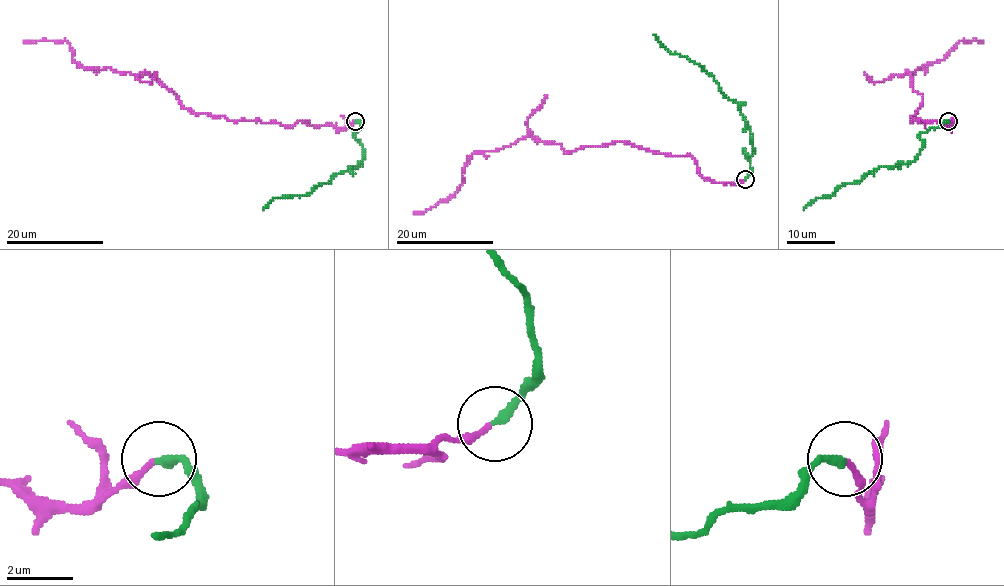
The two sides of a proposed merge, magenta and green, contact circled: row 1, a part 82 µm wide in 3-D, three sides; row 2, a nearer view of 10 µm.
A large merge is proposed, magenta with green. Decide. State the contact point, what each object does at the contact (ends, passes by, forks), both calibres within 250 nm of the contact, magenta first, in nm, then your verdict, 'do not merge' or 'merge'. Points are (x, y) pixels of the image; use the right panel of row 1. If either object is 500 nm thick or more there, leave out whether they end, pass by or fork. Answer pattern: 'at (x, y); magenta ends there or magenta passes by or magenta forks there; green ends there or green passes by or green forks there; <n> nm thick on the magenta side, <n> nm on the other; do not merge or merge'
at (948, 121); magenta ends there; green ends there; 170 nm thick on the magenta side, 260 nm on the other; merge

